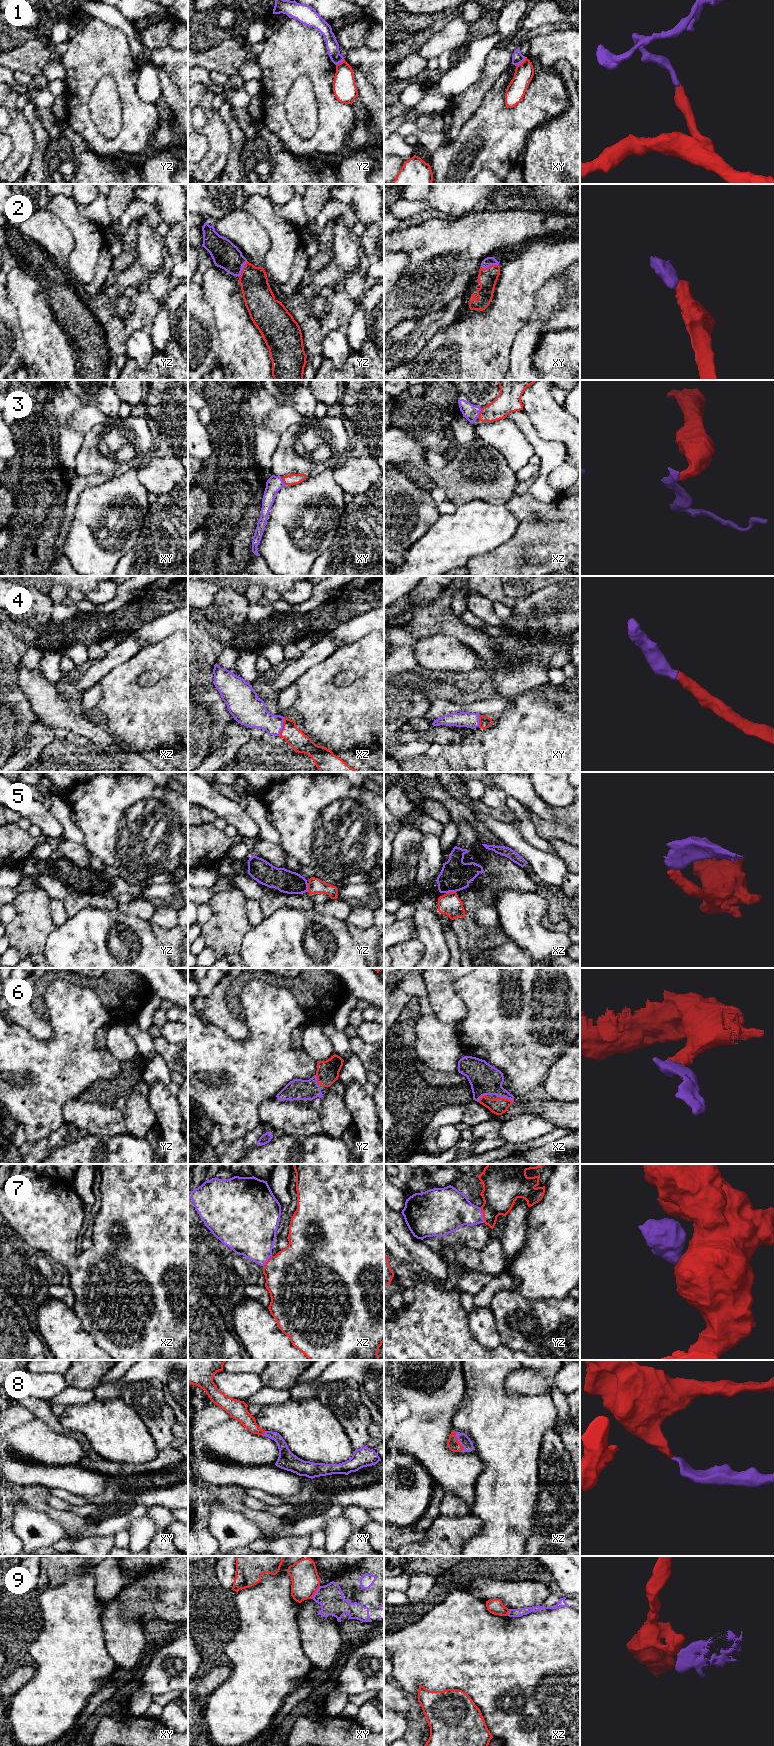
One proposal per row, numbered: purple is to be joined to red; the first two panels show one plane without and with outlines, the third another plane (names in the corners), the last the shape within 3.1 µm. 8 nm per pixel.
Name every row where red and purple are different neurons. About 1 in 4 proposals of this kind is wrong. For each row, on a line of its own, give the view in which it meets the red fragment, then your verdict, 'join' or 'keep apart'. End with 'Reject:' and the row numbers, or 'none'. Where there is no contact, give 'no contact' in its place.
1: meets red in xy; keep apart
2: meets red in xy; join
3: meets red in xz; join
4: meets red in xz; join
5: meets red in xz; keep apart
6: meets red in xz; join
7: meets red in yz; join
8: meets red in xz; join
9: meets red in xy; keep apart
Reject: 1, 5, 9

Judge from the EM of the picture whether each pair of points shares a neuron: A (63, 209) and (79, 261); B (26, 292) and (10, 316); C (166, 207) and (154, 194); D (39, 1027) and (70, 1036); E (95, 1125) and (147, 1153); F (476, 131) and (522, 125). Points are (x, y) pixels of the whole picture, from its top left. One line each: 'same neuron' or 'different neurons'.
A: same neuron
B: different neurons
C: same neuron
D: different neurons
E: different neurons
F: same neuron

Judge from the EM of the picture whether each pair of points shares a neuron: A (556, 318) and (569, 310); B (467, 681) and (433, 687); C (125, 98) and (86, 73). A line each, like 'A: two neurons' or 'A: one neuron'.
A: one neuron
B: one neuron
C: one neuron

